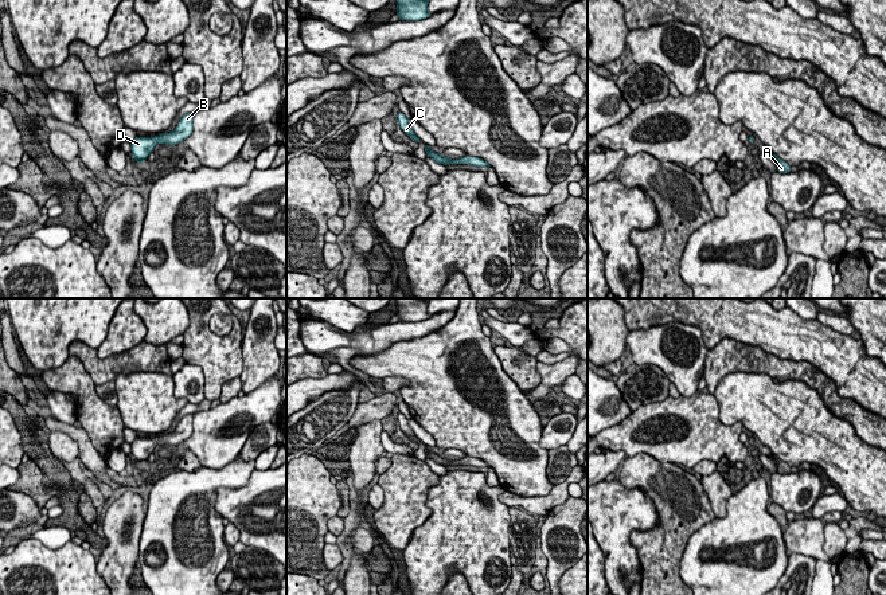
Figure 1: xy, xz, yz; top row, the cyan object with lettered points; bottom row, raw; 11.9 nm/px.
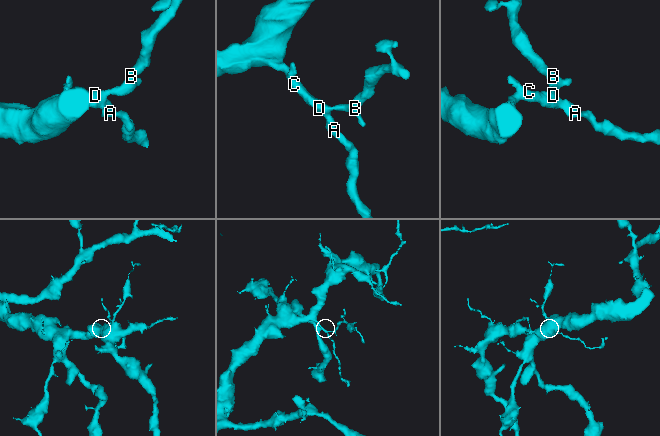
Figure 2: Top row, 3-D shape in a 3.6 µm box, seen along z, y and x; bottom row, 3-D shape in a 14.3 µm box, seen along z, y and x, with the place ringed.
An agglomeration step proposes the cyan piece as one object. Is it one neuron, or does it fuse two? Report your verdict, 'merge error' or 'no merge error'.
no merge error

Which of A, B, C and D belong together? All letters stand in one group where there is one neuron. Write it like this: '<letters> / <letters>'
A B C D

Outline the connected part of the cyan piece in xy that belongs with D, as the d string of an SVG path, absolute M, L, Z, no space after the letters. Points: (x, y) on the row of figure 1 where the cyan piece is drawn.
M194 113L184 114L176 129L171 133L163 133L156 137L136 137L130 142L132 153L130 156L140 164L147 160L151 152L155 150L156 144L168 144L168 145L176 145L182 141L184 141L194 130L192 125Z

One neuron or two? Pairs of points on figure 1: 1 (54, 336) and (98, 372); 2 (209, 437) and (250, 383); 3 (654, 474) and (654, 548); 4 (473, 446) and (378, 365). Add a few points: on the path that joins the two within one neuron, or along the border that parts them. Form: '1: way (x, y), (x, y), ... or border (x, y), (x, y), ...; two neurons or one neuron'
1: border (96, 349), (81, 341), (73, 341), (67, 353); two neurons
2: border (272, 376), (245, 394); two neurons
3: way (667, 493), (667, 529); one neuron
4: way (459, 419), (405, 365); one neuron

